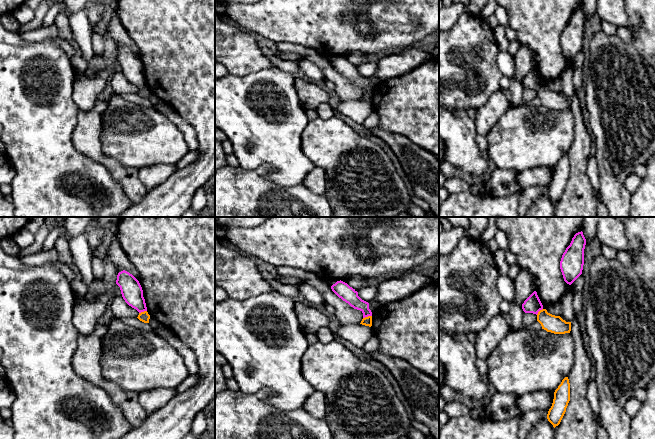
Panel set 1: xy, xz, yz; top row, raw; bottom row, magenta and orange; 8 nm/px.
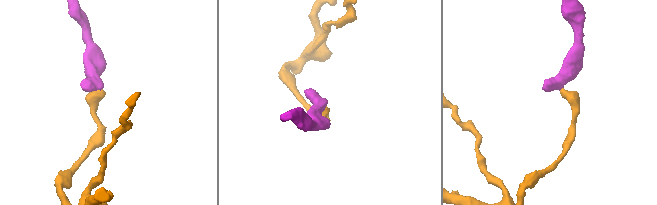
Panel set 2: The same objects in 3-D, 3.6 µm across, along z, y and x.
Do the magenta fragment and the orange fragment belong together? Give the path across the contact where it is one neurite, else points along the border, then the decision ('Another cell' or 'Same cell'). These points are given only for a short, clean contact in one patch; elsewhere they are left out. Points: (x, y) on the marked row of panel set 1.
Boundary: xz (371, 315), (363, 318). Another cell

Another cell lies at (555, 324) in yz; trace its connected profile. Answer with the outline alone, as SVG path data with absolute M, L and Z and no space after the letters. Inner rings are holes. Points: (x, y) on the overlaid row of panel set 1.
M542 309L537 314L537 321L542 329L554 334L565 334L571 331L571 322L566 322L560 316L555 316Z

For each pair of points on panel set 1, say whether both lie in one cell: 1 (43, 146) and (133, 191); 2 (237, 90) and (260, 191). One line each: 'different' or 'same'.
1: different
2: different

